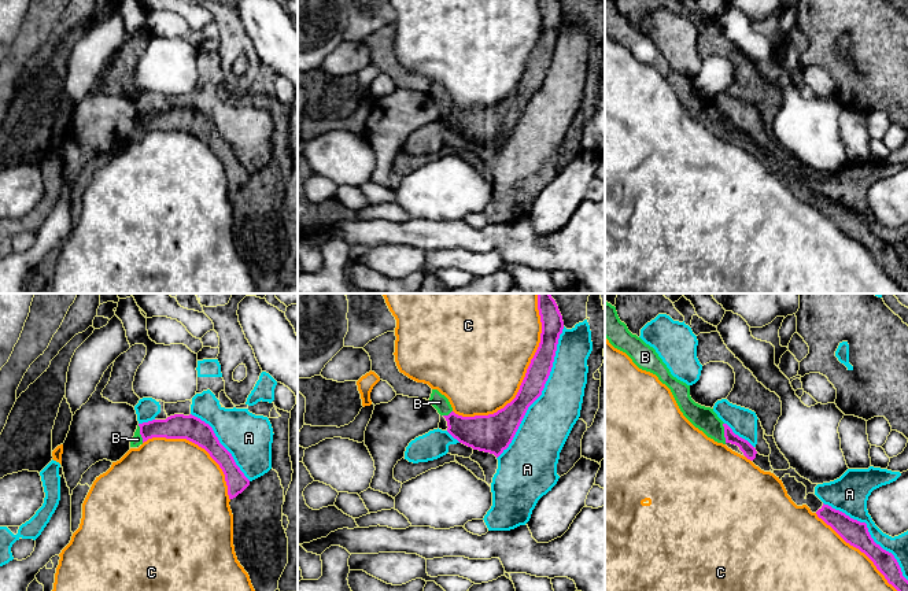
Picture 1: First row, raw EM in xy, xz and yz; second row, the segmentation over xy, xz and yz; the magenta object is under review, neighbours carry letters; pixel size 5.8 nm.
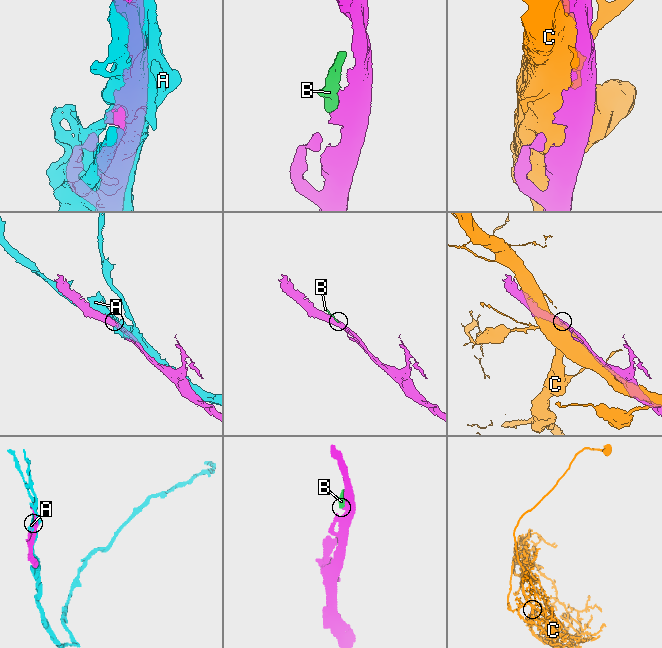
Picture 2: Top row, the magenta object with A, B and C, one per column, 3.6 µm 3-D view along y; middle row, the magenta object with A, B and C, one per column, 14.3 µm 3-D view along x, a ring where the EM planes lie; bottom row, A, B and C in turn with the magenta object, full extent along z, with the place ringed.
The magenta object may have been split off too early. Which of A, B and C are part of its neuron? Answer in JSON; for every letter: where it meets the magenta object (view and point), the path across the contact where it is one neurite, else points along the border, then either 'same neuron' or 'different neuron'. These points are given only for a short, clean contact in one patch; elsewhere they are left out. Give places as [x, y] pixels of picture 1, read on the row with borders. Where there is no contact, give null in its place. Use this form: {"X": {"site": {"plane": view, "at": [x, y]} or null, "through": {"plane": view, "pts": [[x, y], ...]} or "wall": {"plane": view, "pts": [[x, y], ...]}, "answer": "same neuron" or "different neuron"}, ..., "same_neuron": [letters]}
{"A": {"site": {"plane": "xz", "at": [541, 392]}, "answer": "different neuron"}, "B": {"site": {"plane": "yz", "at": [724, 432]}, "answer": "same neuron"}, "C": {"site": {"plane": "xz", "at": [526, 375]}, "answer": "different neuron"}, "same_neuron": ["B"]}

